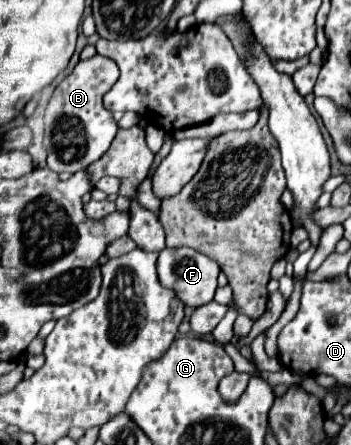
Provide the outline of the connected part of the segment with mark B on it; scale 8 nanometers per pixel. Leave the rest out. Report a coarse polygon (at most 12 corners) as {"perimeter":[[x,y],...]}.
{"perimeter":[[112,59],[80,60],[44,114],[50,170],[102,158],[118,126],[103,96]]}

